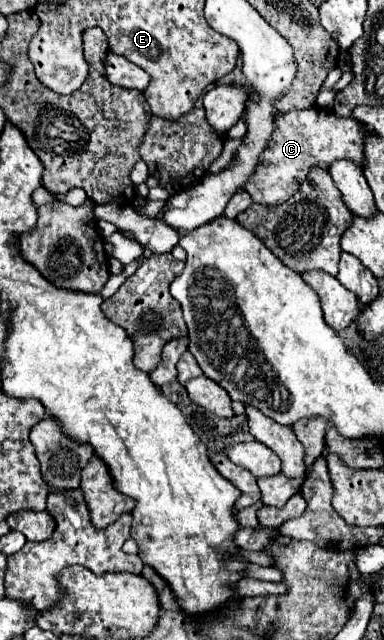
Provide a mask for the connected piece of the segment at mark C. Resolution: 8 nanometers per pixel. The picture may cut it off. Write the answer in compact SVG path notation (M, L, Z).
M308 108L308 110L294 110L280 114L274 120L274 132L266 144L266 150L262 152L258 170L250 176L250 180L242 186L254 202L266 204L266 206L278 206L286 202L306 180L310 168L318 166L328 170L336 160L350 160L356 166L364 168L364 140L366 132L360 126L360 122L352 118L340 118L334 116L334 112L326 108Z

